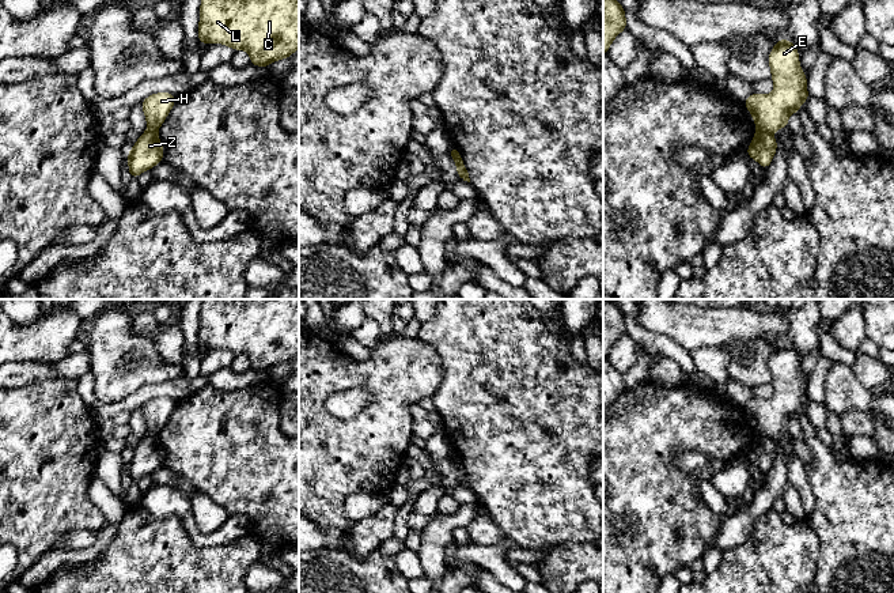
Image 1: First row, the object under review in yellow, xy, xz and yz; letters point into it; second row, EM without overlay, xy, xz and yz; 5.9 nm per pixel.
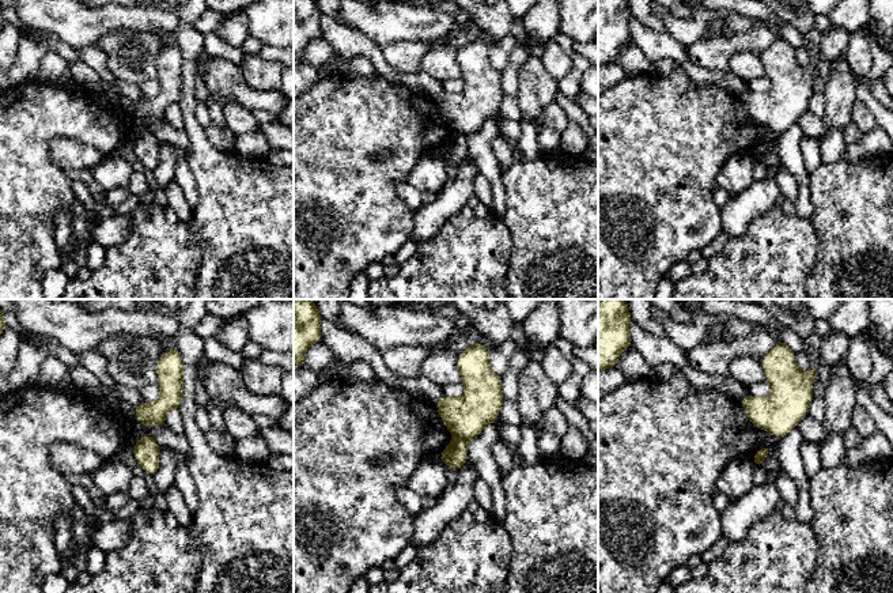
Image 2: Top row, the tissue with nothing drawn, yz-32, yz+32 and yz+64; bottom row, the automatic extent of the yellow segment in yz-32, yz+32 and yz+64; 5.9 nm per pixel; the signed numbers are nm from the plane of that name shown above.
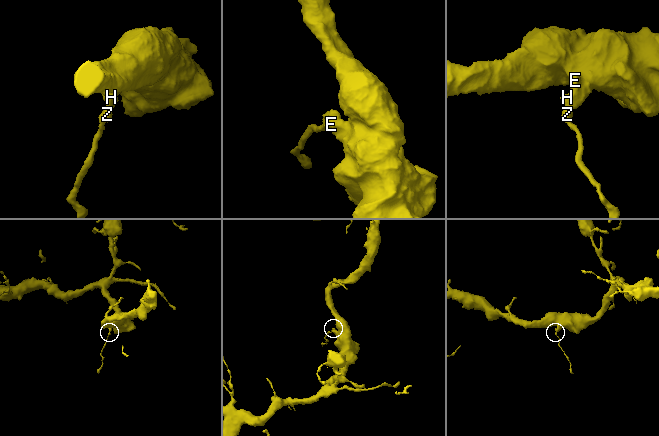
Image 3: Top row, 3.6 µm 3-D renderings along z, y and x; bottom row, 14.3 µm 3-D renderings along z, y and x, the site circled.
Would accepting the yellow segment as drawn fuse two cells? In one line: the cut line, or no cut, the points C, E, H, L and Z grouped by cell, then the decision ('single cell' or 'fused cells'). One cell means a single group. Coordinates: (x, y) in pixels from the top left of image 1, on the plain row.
cut yz (757, 433), (769, 437); groups C E H L / Z; fused cells

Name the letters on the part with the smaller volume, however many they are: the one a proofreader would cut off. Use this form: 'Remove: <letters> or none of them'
Remove: Z

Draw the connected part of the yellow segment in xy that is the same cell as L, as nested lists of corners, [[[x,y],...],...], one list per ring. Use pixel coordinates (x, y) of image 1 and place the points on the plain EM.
[[[202,299],[200,348],[224,348],[246,355],[250,369],[268,371],[299,354],[299,299]]]

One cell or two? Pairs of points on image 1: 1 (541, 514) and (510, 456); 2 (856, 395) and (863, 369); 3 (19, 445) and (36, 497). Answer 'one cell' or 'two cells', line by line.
1: one cell
2: two cells
3: one cell

